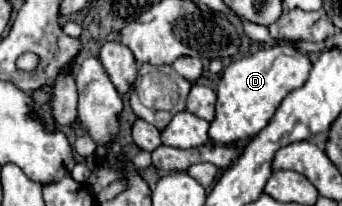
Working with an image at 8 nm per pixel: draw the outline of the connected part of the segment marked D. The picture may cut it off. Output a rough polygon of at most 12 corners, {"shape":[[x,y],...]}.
{"shape":[[274,44],[234,60],[218,84],[210,138],[268,126],[310,74],[308,54]]}

